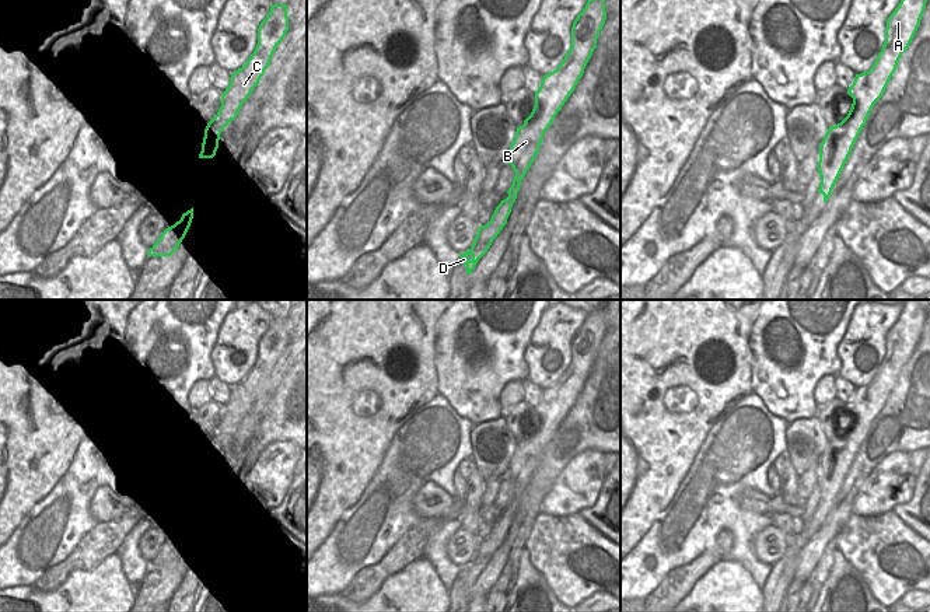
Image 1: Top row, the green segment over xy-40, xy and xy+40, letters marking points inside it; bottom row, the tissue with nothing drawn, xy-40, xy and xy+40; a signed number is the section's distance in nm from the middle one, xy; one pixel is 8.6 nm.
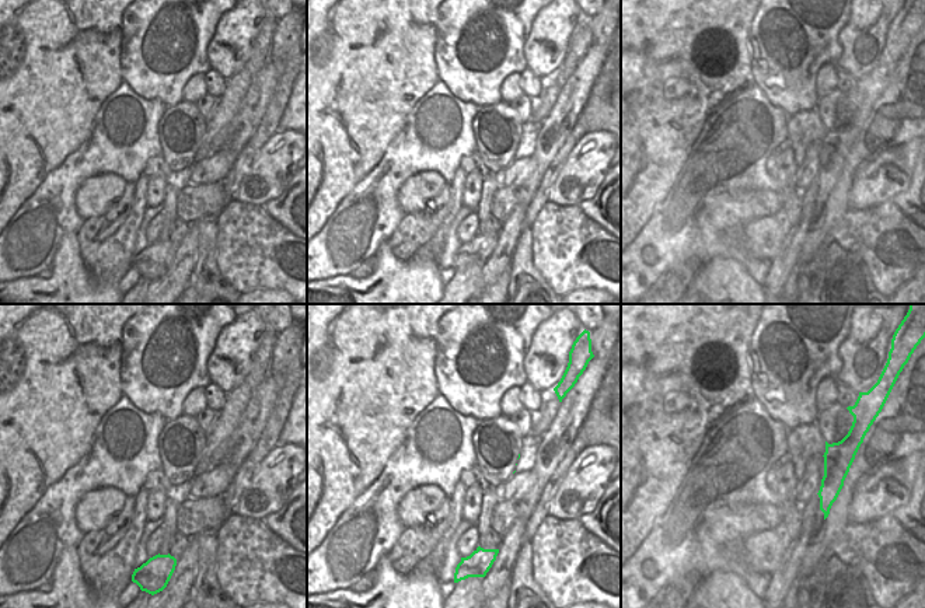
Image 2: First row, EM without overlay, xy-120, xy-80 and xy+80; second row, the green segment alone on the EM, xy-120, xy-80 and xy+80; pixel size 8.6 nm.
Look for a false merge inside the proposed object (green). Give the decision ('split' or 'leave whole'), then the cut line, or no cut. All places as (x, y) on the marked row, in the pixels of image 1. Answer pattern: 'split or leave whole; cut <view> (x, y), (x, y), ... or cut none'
leave whole; cut none

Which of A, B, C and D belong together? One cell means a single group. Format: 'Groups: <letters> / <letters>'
Groups: A B C D.

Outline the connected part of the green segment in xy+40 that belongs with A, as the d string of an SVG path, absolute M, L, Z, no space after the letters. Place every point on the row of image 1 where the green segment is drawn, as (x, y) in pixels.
M901 0L887 20L885 42L873 67L856 74L847 92L853 98L847 116L836 126L829 126L821 146L818 192L826 203L832 189L866 125L874 104L882 97L902 53L909 48L924 13L927 0Z

